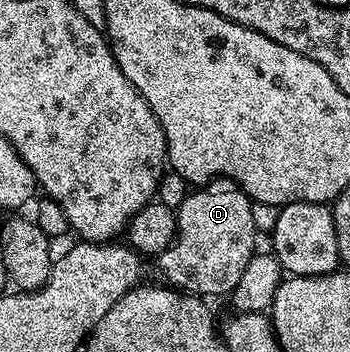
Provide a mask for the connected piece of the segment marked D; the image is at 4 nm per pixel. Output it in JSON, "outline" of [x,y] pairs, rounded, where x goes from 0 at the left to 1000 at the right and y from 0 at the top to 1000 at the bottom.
{"outline":[[[620,509],[603,517],[600,531],[571,531],[557,543],[540,545],[537,563],[514,580],[514,591],[500,597],[503,608],[503,673],[491,682],[491,696],[474,713],[463,713],[443,733],[440,750],[457,761],[457,776],[471,787],[477,807],[506,827],[551,835],[574,849],[597,849],[594,844],[629,844],[660,835],[669,815],[680,815],[680,790],[691,784],[691,770],[703,770],[703,747],[714,747],[723,719],[734,716],[731,696],[731,616],[720,608],[726,574],[706,548],[691,545],[666,528],[660,514]]]}

